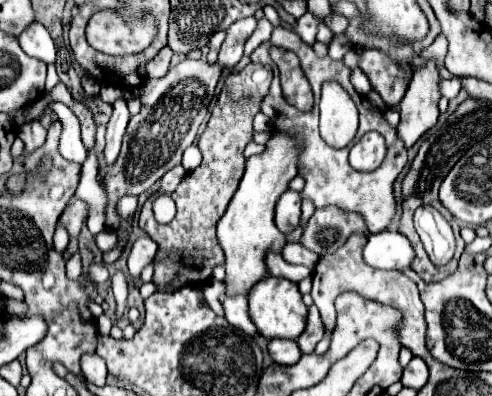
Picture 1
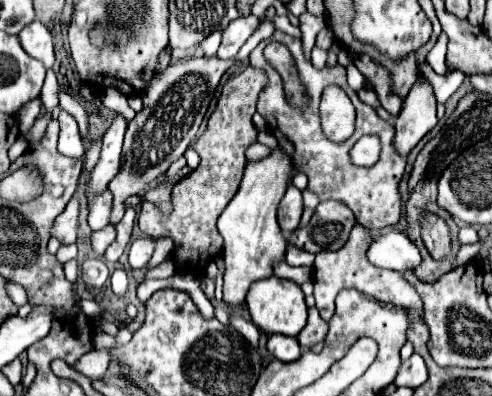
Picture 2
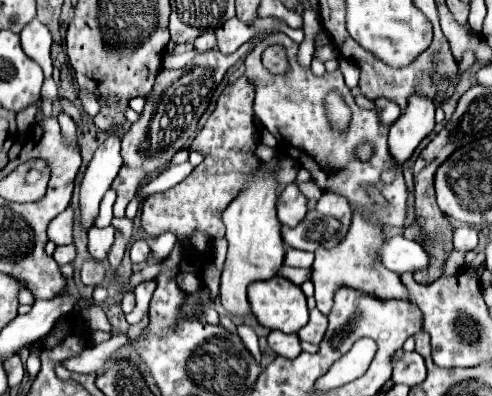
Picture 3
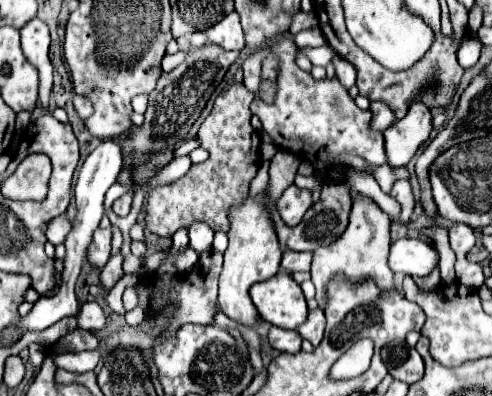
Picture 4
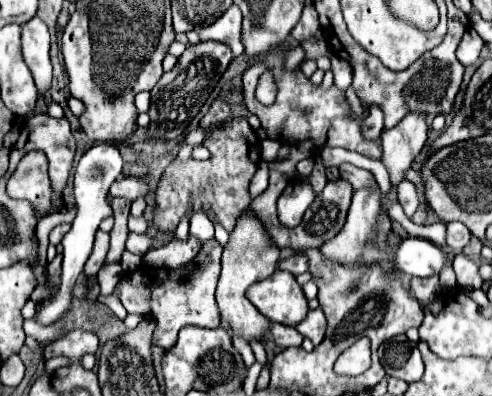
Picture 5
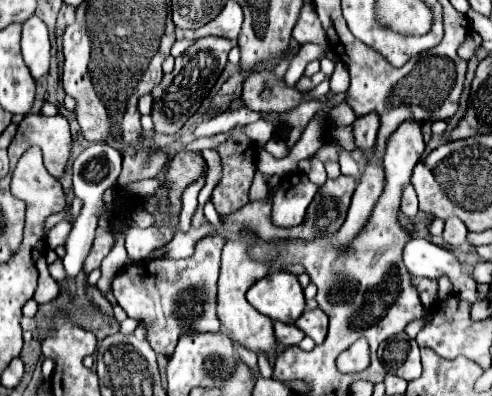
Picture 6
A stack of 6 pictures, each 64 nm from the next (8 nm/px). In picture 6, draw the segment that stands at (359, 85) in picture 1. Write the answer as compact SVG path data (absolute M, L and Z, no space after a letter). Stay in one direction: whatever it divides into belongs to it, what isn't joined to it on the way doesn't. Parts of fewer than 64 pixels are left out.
M340 60L334 62L334 74L330 76L330 92L340 94L348 90L348 68L344 64L340 64Z

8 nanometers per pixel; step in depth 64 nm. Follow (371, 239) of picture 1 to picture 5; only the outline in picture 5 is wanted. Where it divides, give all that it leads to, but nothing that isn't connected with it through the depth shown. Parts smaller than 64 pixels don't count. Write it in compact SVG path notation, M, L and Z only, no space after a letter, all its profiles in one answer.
M406 238L394 250L392 264L396 270L410 274L410 276L432 276L442 270L446 264L446 256L438 246L422 238Z

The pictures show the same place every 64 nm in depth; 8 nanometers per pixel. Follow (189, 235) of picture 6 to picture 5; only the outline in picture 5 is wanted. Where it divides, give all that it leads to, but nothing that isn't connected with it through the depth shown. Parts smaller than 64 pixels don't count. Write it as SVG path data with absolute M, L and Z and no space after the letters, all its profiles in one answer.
M190 236L188 240L170 240L168 244L150 250L144 256L144 264L150 268L182 268L196 258L200 245L194 236Z

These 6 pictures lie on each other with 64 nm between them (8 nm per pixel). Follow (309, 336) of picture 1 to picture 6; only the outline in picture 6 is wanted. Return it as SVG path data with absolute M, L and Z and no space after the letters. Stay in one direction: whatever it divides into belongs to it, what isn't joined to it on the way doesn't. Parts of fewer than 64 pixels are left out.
M316 308L316 310L306 310L298 320L296 320L296 326L306 334L310 336L316 344L322 344L324 338L326 338L326 330L328 330L328 316Z

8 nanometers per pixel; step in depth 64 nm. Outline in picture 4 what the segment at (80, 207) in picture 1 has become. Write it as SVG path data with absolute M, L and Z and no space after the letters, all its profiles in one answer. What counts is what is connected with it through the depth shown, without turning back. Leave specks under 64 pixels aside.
M64 212L64 214L56 216L54 220L50 220L48 230L46 230L46 238L48 238L48 242L52 242L54 246L56 246L56 244L64 244L68 232L70 232L70 218L68 218L68 214Z

